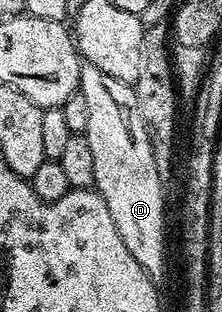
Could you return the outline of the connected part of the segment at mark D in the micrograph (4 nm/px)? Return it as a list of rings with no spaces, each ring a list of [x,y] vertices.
[[[82,64],[79,91],[83,99],[87,99],[87,127],[84,134],[87,143],[91,143],[91,156],[95,158],[95,191],[103,203],[107,203],[107,211],[111,211],[115,228],[127,246],[127,251],[131,251],[135,263],[143,267],[147,276],[160,279],[165,273],[166,186],[152,174],[149,132],[139,111],[139,99],[135,99],[133,86],[119,79],[111,79],[107,71],[99,71],[99,67],[94,65]]]

